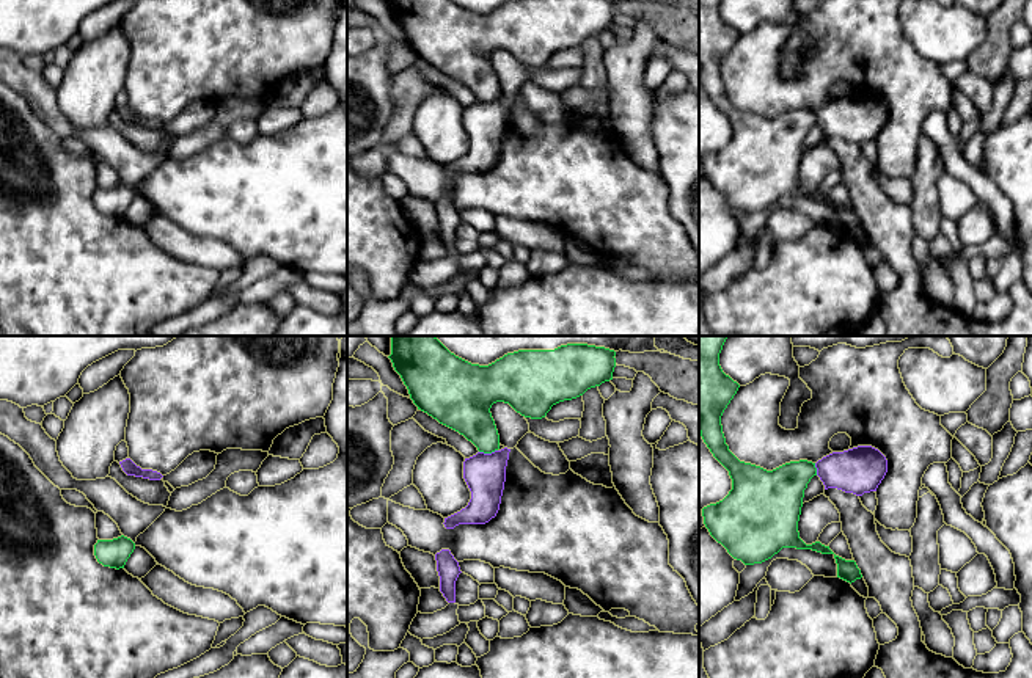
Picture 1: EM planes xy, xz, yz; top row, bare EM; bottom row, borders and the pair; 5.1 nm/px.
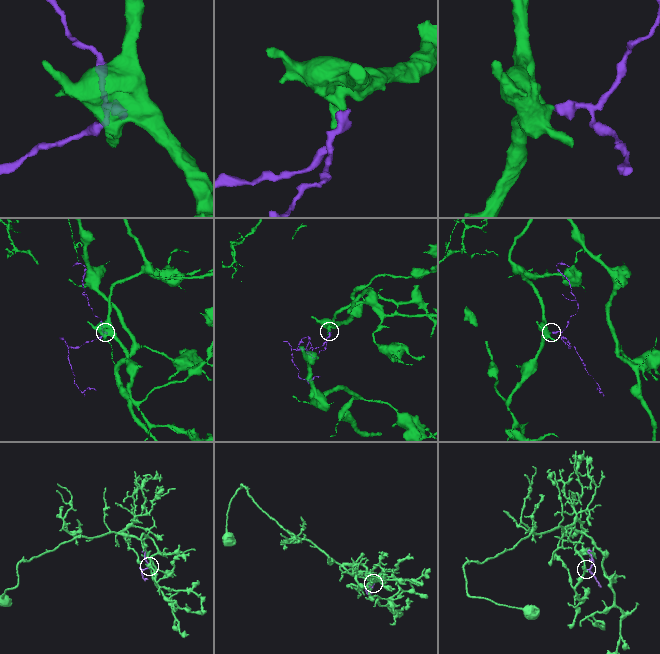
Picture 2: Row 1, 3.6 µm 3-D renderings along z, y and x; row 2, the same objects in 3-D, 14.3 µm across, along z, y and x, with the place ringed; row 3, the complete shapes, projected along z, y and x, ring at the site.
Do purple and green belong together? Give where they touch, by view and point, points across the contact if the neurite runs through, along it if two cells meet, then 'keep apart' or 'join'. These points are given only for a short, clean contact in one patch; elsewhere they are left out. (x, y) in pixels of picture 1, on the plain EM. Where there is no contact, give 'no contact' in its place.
meets purple in xz at (487, 102); border along xz (497, 98), (479, 101); keep apart

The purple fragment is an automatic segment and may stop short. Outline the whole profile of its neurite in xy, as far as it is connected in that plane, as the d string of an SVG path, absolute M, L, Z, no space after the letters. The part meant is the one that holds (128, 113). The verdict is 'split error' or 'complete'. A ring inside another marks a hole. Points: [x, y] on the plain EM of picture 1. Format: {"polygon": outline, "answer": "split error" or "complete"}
{"polygon": "M130 107L119 110L119 113L127 124L143 126L143 127L149 127L149 129L160 129L163 126L157 119L141 118Z", "answer": "complete"}

